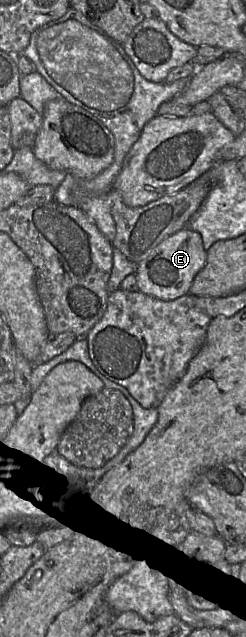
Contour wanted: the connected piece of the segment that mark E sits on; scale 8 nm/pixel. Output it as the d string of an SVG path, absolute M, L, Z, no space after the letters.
M184 227L161 241L152 252L136 266L138 290L154 298L170 301L189 294L196 274L206 263L206 251L199 233Z

